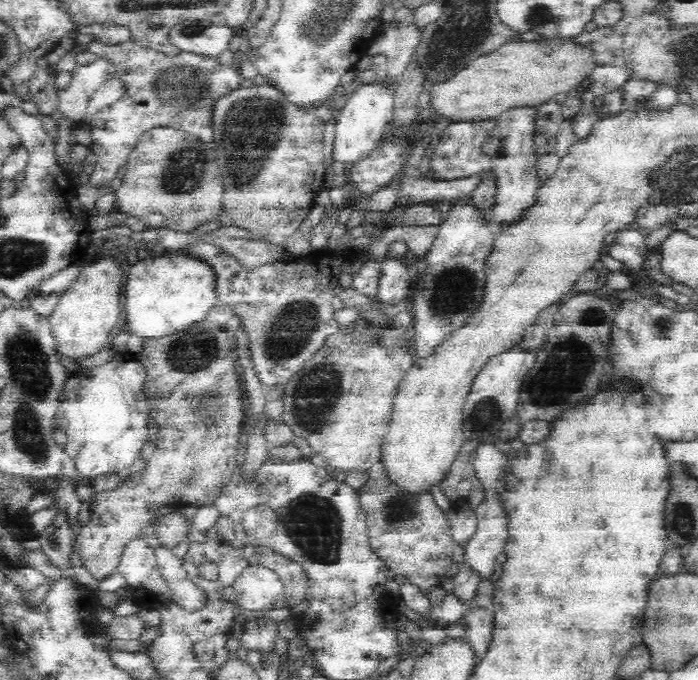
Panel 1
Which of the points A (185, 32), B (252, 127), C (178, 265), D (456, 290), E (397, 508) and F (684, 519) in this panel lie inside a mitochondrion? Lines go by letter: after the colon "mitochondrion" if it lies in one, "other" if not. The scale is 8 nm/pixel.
A: mitochondrion
B: mitochondrion
C: other
D: mitochondrion
E: mitochondrion
F: mitochondrion

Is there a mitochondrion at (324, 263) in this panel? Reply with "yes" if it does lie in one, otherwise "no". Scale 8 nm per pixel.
no

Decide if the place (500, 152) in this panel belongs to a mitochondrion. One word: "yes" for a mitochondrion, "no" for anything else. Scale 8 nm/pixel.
no

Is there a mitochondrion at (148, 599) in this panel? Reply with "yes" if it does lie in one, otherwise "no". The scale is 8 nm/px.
no

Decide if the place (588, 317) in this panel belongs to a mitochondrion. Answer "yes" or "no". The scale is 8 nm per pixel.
yes

